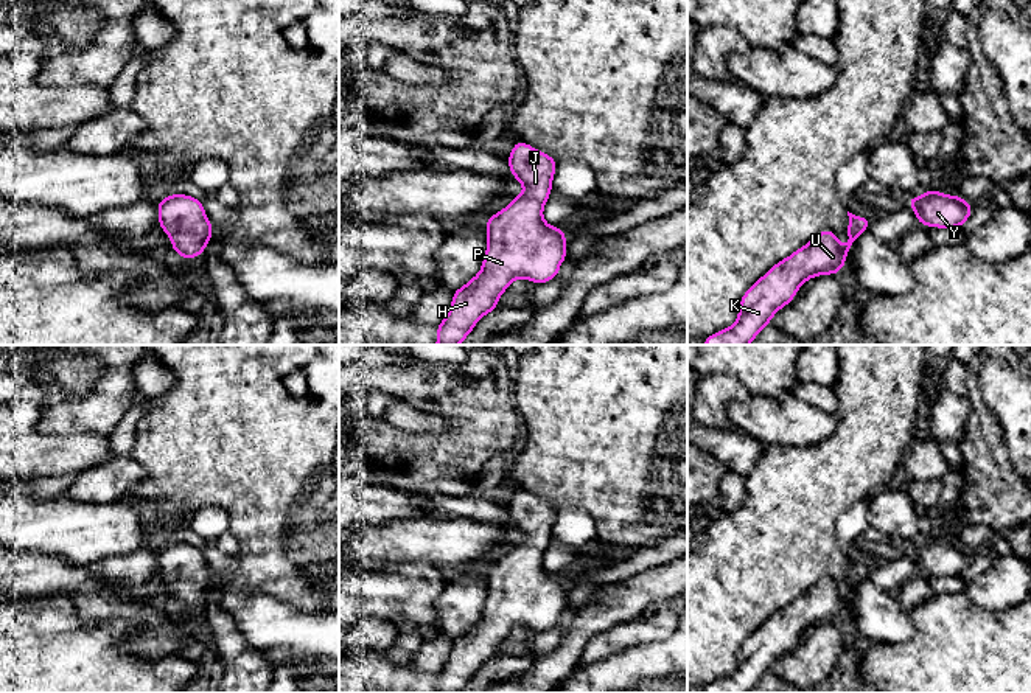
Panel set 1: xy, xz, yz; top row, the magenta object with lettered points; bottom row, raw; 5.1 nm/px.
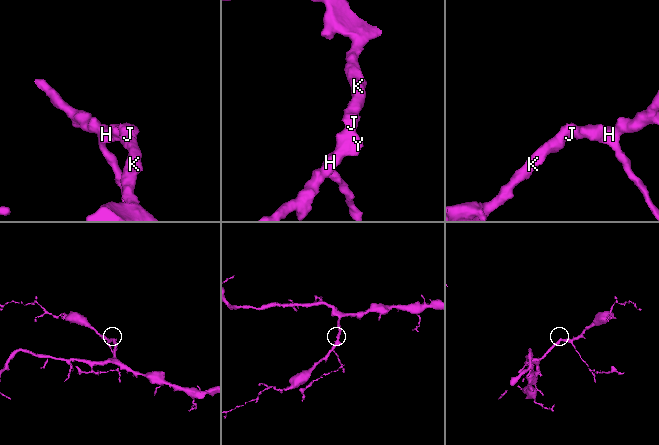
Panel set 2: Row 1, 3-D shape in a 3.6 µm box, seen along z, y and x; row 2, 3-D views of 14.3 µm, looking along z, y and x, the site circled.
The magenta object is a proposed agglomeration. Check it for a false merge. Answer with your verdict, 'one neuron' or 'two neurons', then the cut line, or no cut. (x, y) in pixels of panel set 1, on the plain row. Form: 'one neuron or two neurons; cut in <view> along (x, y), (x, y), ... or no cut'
one neuron; no cut

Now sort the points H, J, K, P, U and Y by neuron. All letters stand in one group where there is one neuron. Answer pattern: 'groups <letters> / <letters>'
groups H J K P U Y

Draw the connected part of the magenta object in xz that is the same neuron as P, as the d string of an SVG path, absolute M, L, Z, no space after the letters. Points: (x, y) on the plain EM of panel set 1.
M515 489L507 511L524 539L488 566L481 618L454 639L449 659L437 674L435 693L460 693L476 671L498 656L499 645L515 628L543 632L558 623L566 608L564 576L552 575L543 566L557 508Z

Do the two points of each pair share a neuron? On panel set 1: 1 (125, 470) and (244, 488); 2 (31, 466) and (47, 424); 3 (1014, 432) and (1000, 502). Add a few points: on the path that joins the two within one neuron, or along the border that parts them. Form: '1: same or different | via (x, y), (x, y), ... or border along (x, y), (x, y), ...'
1: different | border along (129, 456), (140, 465), (143, 477), (128, 496)
2: different | border along (39, 406), (39, 428), (44, 432), (81, 432)
3: different | border along (996, 424), (1014, 468)

